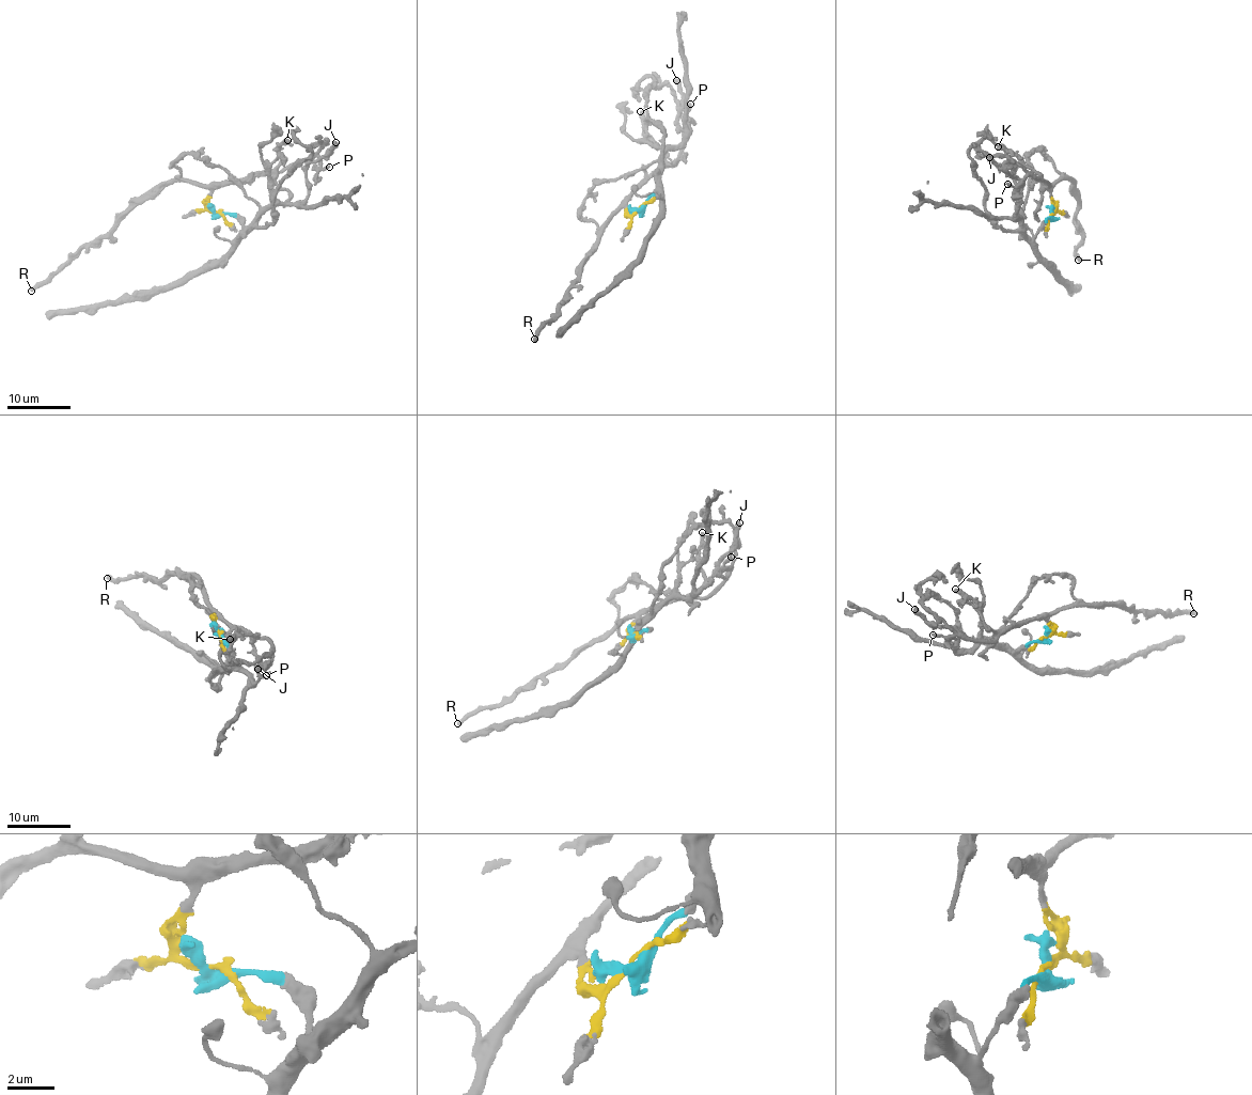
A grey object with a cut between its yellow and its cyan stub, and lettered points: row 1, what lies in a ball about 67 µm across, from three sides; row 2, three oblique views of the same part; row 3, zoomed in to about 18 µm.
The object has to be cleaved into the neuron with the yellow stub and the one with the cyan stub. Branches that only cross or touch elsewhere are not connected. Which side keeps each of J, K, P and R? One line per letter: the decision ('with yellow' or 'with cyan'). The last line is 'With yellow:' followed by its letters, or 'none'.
J: with cyan
K: with yellow
P: with yellow
R: with yellow
With yellow: K, P, R

